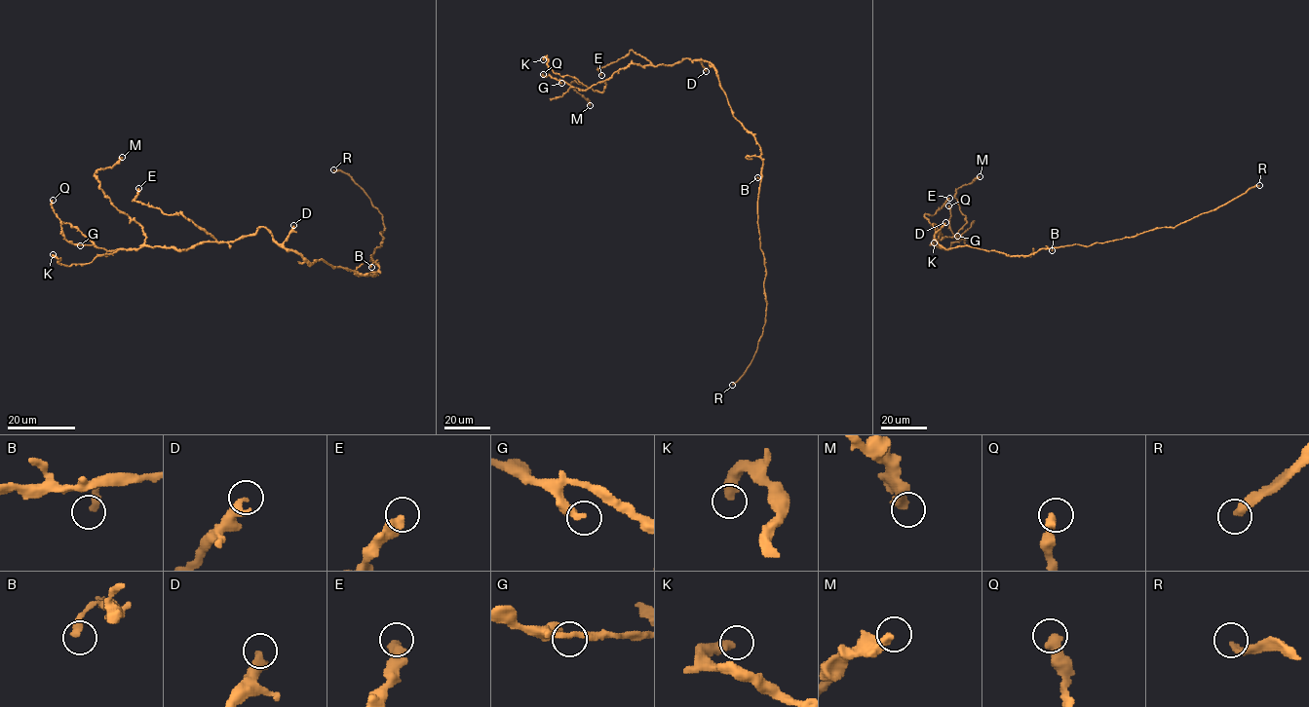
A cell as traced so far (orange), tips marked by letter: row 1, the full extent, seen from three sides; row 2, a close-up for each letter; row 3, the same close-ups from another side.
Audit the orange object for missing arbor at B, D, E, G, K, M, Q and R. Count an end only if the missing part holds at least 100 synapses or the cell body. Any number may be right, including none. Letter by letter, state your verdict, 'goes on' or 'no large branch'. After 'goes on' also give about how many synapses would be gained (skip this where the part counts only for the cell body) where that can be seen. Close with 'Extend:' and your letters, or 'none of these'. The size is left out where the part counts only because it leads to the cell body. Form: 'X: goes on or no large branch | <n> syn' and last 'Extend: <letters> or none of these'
B: no large branch
D: no large branch
E: no large branch
G: no large branch
K: no large branch
M: no large branch
Q: no large branch
R: goes on | 190 syn
Extend: R

